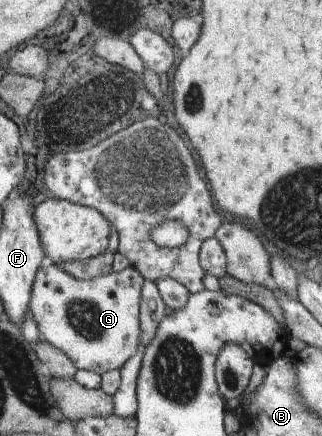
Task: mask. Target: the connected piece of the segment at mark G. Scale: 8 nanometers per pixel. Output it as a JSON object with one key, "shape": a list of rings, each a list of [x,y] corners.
{"shape":[[[48,262],[38,270],[33,285],[33,297],[29,305],[30,317],[47,342],[52,343],[68,355],[77,369],[90,370],[104,375],[106,371],[122,369],[136,355],[144,341],[142,337],[141,303],[146,280],[134,267],[110,275],[81,280],[64,273],[55,263]]]}

